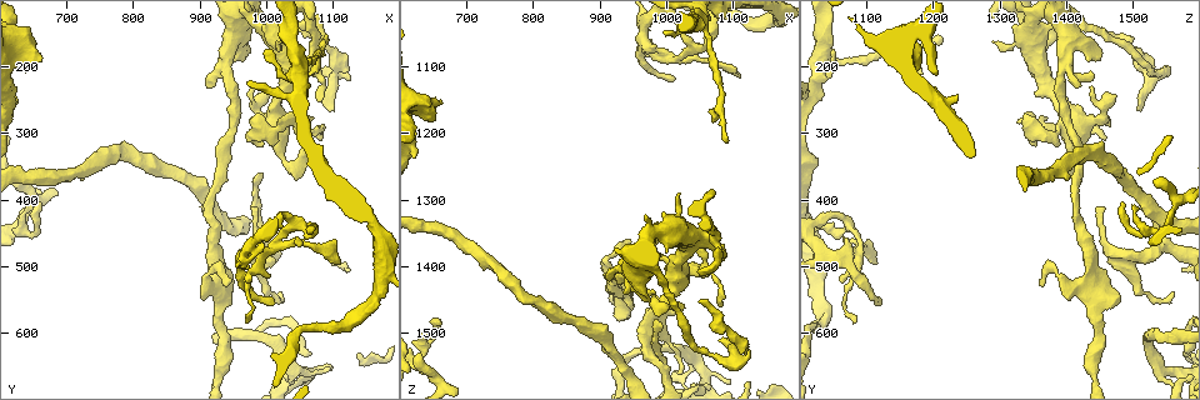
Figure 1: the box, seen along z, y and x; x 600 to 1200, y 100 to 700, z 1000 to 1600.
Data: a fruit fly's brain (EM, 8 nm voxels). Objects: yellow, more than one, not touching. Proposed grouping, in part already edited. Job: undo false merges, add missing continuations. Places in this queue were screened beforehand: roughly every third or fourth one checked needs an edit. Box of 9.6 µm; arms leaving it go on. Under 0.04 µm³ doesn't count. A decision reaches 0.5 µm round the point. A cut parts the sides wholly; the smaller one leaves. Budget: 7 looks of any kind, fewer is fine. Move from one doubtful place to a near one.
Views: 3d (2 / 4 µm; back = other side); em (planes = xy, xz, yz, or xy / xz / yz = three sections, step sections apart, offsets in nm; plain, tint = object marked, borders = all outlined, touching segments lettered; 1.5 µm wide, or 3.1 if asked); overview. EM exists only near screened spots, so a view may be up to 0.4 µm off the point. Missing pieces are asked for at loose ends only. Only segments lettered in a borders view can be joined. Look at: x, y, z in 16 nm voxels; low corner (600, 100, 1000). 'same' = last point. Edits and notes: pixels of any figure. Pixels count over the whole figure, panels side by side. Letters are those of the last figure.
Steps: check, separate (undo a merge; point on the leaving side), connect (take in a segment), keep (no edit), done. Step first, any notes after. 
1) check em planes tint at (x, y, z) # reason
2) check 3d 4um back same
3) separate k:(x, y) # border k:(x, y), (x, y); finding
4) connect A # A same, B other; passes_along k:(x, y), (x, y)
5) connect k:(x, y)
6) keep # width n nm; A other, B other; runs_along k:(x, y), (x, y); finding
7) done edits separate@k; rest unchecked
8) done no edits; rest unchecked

check 3d 2um back at (645, 415, 1510) # free end

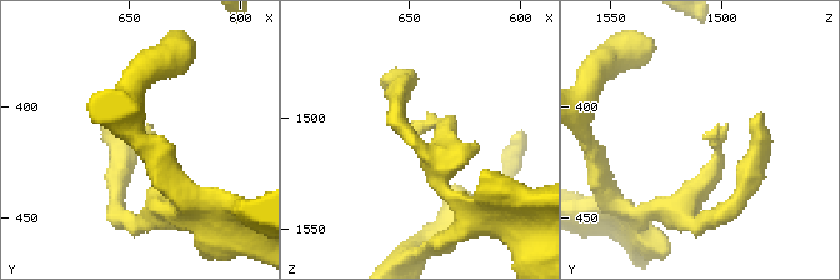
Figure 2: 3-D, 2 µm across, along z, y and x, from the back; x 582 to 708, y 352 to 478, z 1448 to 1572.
check em planes borders same

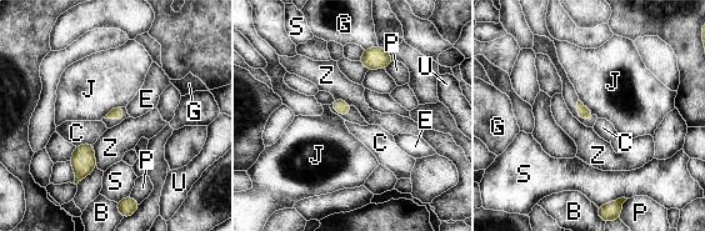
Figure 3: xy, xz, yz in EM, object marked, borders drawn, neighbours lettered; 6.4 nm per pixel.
keep # B other, C other, E other, G other, J other, P other, S other, U other, Z other; border 3:(93, 142), (83, 142), (75, 146); none of them fits

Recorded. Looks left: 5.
check em planes borders at (1080, 305, 1460) # thin end

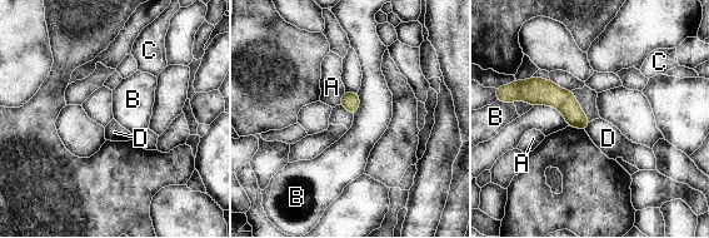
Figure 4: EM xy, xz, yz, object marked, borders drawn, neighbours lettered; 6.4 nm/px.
keep # width 110 nm; longest_contact B 160 nm; A other, B other, C other, D other; none of them fits

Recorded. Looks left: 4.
check em planes borders at (1095, 160, 1215) # tapers out

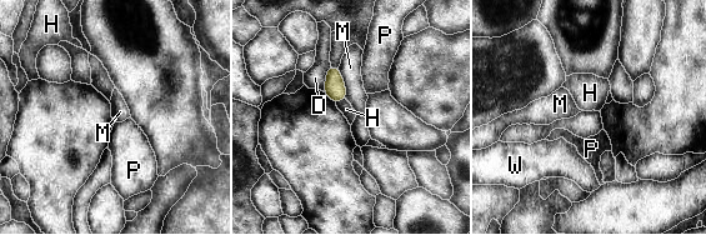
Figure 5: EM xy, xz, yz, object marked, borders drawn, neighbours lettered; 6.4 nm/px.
keep # D other, H other, M other, P other, W other; no lettered segment goes on from it

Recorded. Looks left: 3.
done no edits; rest unchecked

